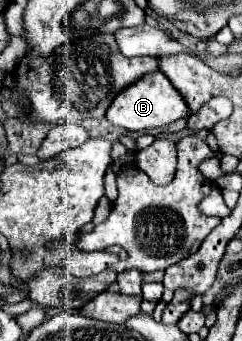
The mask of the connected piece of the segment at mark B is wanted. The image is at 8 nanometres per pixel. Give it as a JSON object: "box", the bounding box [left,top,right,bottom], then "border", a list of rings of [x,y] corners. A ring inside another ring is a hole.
{"box":[105,72,189,132],"border":[[[153,72],[153,74],[145,74],[145,78],[139,78],[137,82],[133,82],[133,86],[127,86],[125,90],[121,90],[121,96],[113,98],[113,104],[109,106],[105,118],[115,126],[121,126],[129,132],[137,132],[137,130],[169,126],[171,122],[183,118],[187,114],[187,110],[189,108],[187,108],[185,100],[173,88],[169,78],[163,76],[161,72]]]}

